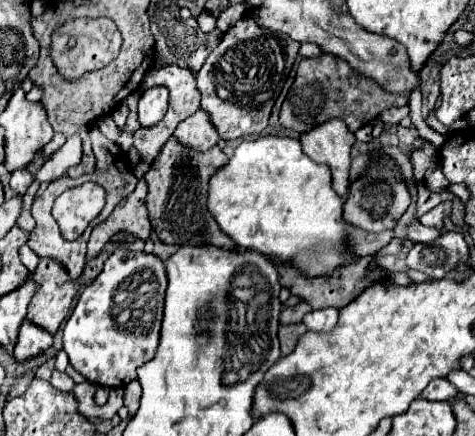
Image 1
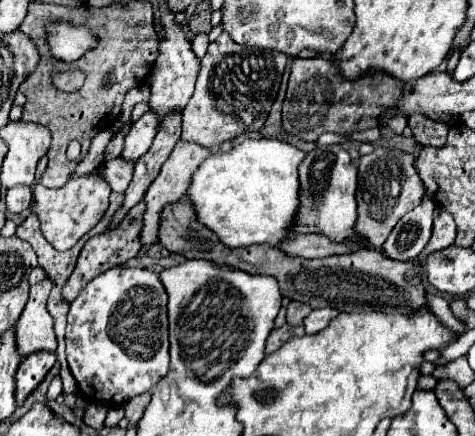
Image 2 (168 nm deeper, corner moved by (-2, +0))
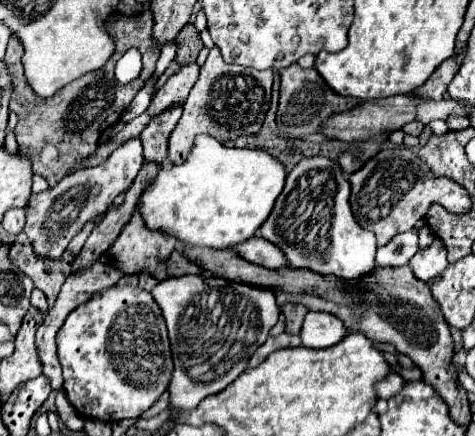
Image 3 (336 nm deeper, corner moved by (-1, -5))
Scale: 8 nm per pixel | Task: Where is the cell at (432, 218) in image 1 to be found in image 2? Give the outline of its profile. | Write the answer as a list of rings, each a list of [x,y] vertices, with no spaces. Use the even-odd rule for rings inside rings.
[[[436,205],[435,215],[436,217],[433,219],[433,236],[431,236],[431,240],[427,242],[425,250],[419,254],[419,262],[421,262],[421,264],[425,262],[425,258],[427,258],[431,252],[443,250],[443,248],[451,246],[453,240],[455,240],[455,232],[457,232],[457,230],[455,230],[455,222],[453,222],[451,214],[445,214],[445,209]]]

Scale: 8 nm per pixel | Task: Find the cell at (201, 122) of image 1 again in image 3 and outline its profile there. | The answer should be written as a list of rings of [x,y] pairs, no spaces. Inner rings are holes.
[[[136,211],[132,215],[130,223],[122,229],[120,237],[108,249],[108,253],[110,253],[110,259],[124,273],[150,273],[156,279],[166,279],[168,273],[166,273],[164,261],[176,247],[182,247],[182,243],[178,239],[172,239],[172,235],[160,235],[160,231],[148,231],[148,227],[144,227],[144,219],[140,219],[140,211]]]

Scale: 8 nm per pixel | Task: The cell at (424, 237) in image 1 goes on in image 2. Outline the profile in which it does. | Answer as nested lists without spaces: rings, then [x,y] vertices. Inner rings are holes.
[[[425,188],[423,202],[421,202],[417,208],[413,208],[411,212],[407,212],[407,214],[397,222],[397,226],[391,230],[391,234],[387,236],[387,240],[385,240],[385,244],[383,244],[383,252],[385,252],[389,258],[393,258],[393,260],[413,260],[413,258],[417,258],[417,254],[425,248],[425,244],[427,244],[429,238],[431,238],[435,207],[434,201],[426,194]]]

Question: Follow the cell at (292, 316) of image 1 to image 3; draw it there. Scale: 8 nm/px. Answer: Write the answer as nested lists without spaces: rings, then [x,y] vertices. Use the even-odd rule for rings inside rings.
[[[288,303],[282,307],[282,313],[286,315],[286,331],[300,333],[300,327],[302,327],[302,321],[304,321],[304,315],[308,313],[308,309],[304,305]]]

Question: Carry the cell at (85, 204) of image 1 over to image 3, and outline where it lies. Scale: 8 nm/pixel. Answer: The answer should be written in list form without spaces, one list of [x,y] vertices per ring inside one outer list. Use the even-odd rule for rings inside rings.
[[[140,137],[130,139],[128,143],[120,145],[102,165],[98,167],[86,167],[70,173],[64,177],[54,189],[36,193],[30,197],[26,205],[26,227],[24,233],[28,235],[30,243],[34,245],[34,253],[38,257],[48,259],[60,259],[68,243],[74,235],[78,235],[88,219],[92,219],[98,213],[104,213],[112,199],[134,183],[140,167],[144,163]],[[44,225],[50,225],[52,231],[44,231]]]

